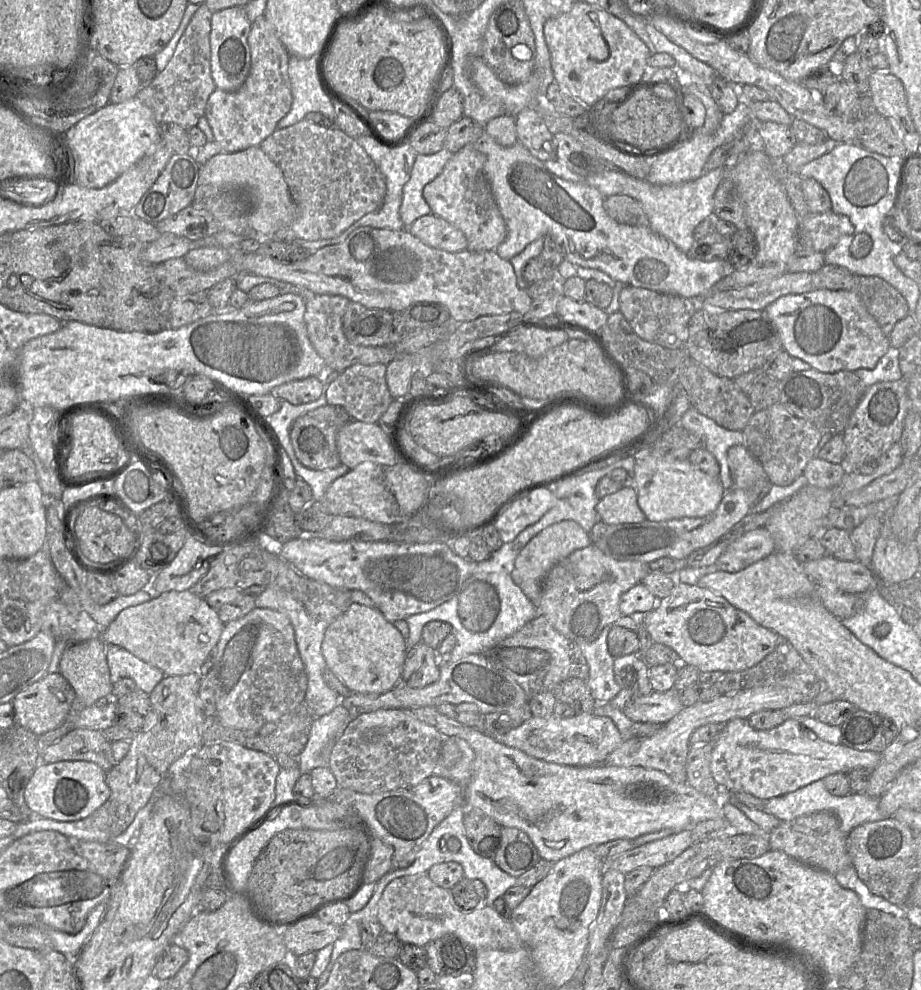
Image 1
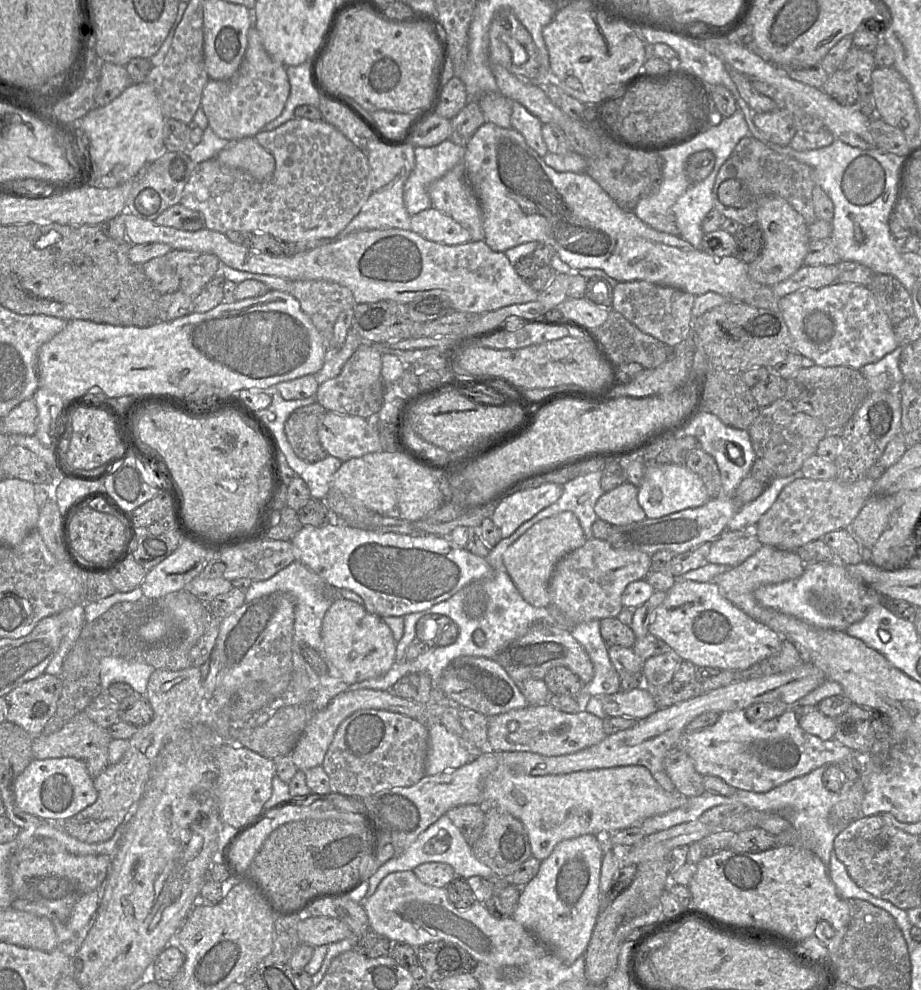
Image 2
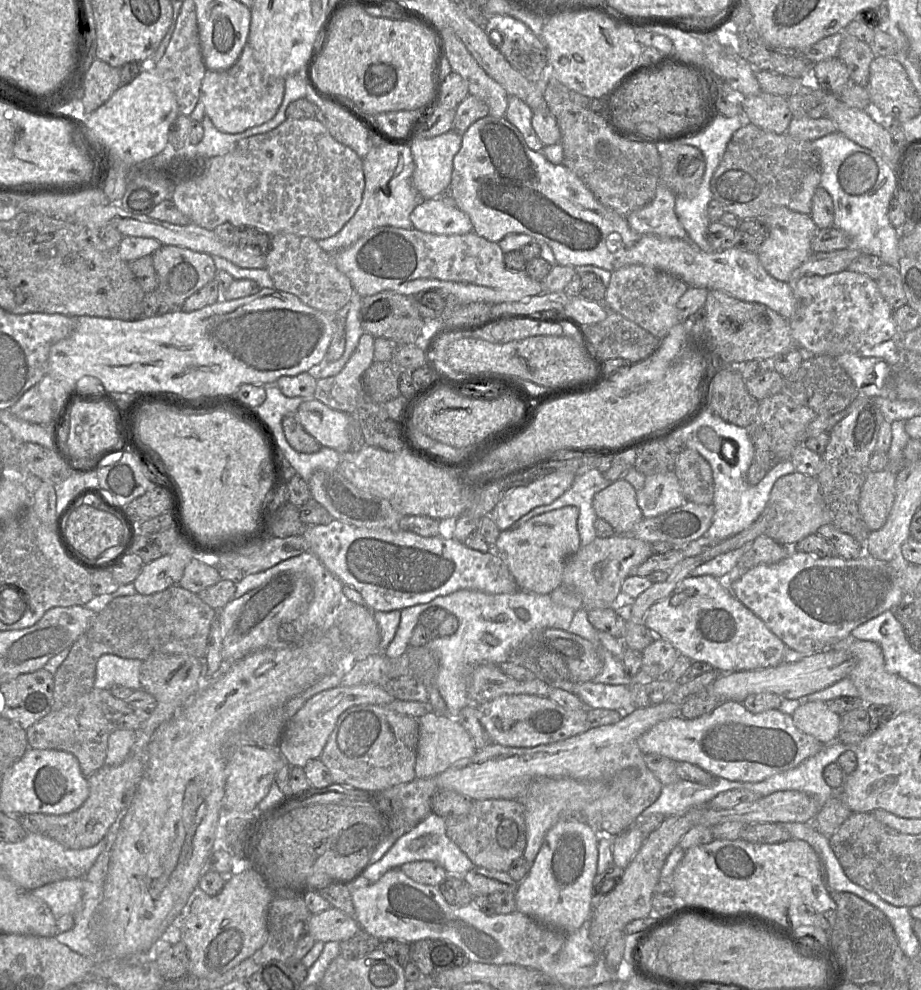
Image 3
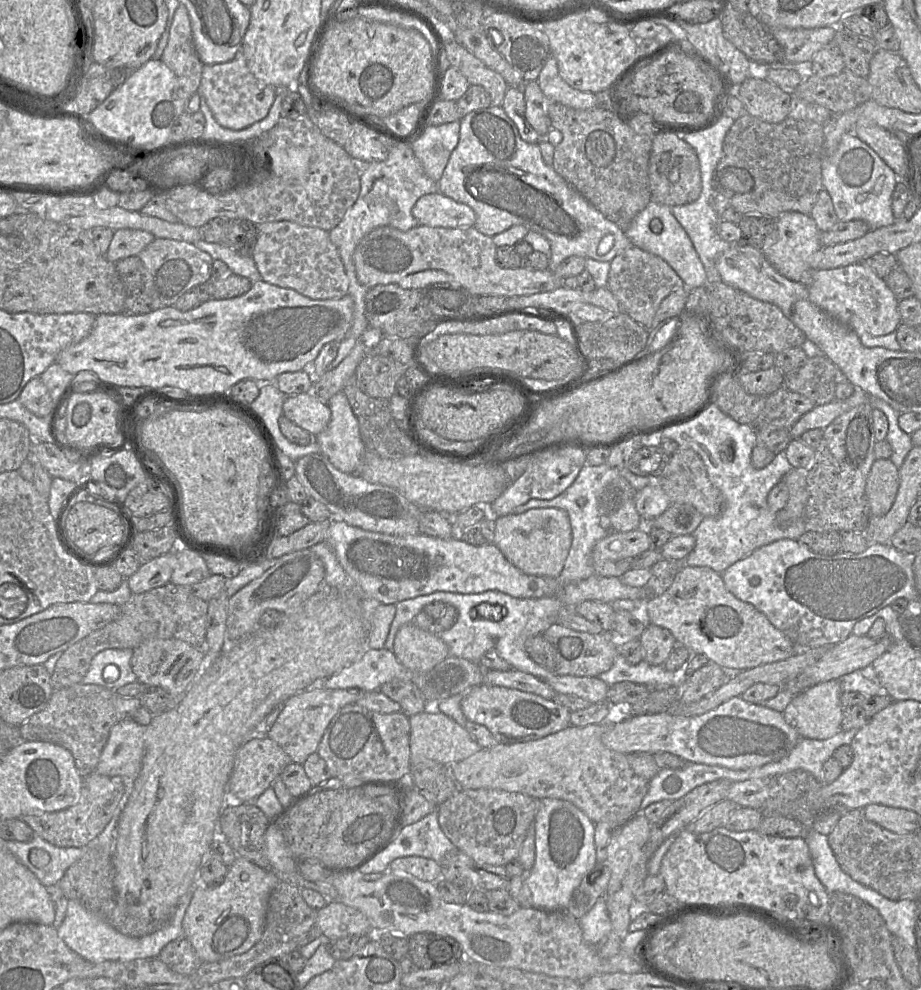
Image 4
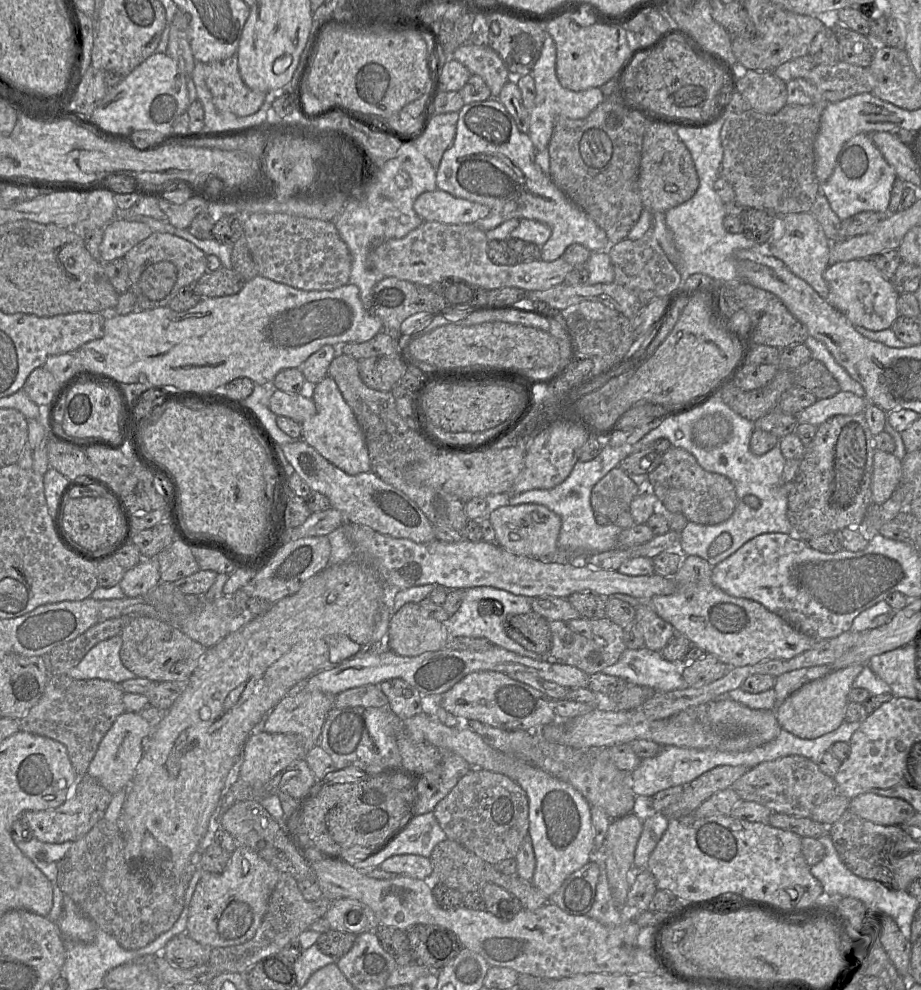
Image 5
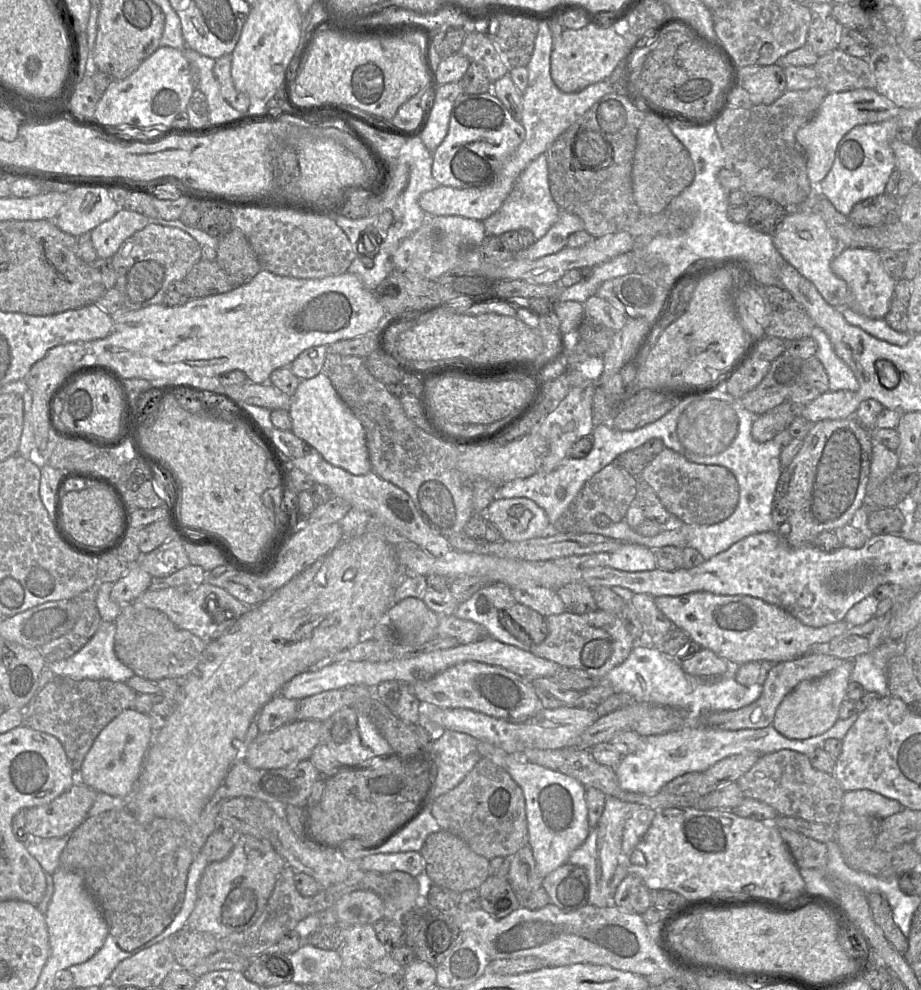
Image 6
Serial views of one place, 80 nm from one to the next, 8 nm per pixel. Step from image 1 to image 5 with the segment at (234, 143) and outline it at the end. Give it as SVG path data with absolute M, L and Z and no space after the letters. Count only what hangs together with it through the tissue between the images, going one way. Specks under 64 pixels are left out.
M236 54L205 64L206 84L220 113L244 117L261 108L266 93L252 90L244 83L239 73Z

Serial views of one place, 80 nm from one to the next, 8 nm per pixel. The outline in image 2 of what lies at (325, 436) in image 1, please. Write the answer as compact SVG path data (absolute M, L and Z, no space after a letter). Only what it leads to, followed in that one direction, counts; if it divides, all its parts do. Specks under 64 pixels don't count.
M318 403L300 407L287 418L285 434L294 453L306 462L317 462L328 453L318 438L318 426L326 409Z

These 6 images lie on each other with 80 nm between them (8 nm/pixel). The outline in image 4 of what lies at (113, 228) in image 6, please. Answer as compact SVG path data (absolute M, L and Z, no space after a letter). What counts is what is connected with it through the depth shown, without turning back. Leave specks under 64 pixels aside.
M140 229L115 230L105 257L116 263L123 258L137 256L155 239L152 233Z

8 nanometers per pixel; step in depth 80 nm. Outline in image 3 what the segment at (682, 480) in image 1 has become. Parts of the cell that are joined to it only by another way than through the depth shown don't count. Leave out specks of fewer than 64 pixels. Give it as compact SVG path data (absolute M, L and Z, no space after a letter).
M674 471L646 476L636 500L644 518L656 517L688 502Z

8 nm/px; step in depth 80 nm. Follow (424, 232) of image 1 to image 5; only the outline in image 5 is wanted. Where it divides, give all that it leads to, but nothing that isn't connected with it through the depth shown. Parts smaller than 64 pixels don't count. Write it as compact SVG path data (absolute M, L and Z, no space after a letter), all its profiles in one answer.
M440 189L420 194L413 208L423 221L444 224L475 224L489 214L487 206L455 197Z

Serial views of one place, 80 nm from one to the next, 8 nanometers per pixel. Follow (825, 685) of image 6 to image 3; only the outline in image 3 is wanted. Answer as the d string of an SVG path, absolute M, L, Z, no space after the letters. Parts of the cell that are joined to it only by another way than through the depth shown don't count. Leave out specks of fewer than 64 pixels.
M802 701L791 715L801 732L813 736L824 745L838 740L840 716L822 701Z

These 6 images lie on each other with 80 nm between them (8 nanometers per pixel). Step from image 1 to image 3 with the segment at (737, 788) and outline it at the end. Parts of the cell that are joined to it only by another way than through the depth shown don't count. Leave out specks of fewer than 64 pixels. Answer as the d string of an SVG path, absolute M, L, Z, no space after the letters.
M723 701L710 714L685 719L681 716L659 722L637 740L645 755L659 755L695 765L715 778L757 783L798 767L825 745L798 730L791 715L779 710L753 714L744 704Z

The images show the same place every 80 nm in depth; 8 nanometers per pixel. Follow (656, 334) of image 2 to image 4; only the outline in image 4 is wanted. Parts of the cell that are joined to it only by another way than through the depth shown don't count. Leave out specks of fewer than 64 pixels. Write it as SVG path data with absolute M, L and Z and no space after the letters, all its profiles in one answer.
M631 245L610 262L607 287L617 299L622 313L626 313L643 327L651 329L661 302L670 294L683 290L686 286L672 267L661 257Z

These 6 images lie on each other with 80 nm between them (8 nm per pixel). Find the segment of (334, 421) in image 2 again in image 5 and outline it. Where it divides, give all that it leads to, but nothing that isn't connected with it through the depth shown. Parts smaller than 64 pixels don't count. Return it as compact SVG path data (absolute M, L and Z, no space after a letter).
M276 389L269 401L269 409L277 416L285 416L301 424L316 414L316 405L308 393L286 393Z

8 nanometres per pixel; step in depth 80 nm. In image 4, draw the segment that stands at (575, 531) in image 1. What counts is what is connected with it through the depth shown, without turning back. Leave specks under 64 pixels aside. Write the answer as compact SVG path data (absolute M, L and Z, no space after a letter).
M534 508L497 517L493 544L522 572L558 578L572 544L568 513L559 508Z

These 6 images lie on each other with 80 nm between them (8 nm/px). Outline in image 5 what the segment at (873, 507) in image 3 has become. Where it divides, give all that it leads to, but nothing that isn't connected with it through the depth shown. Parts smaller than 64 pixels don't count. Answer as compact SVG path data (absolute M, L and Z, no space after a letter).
M875 450L871 479L871 503L886 502L900 485L902 462L893 453Z

